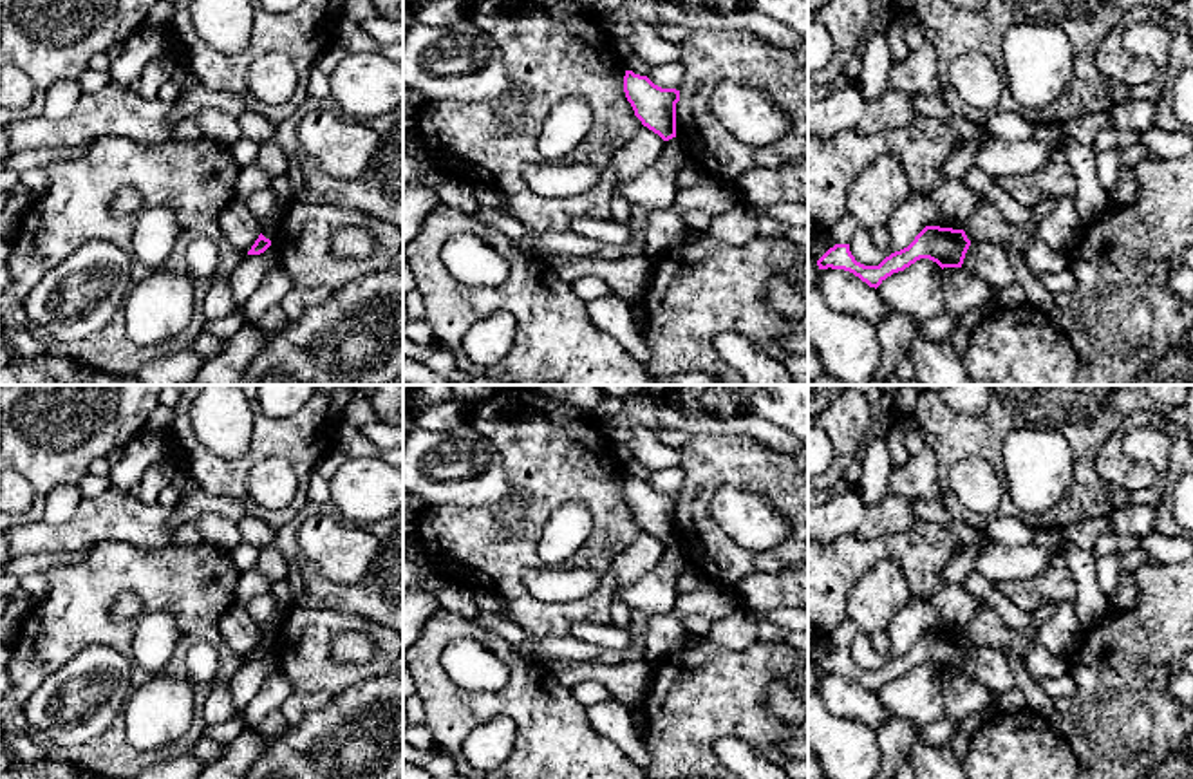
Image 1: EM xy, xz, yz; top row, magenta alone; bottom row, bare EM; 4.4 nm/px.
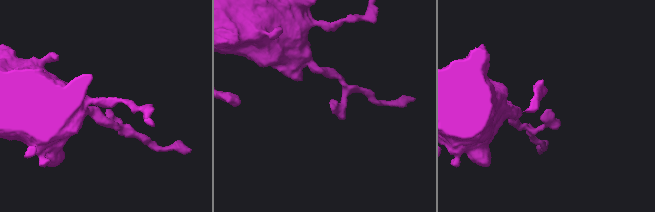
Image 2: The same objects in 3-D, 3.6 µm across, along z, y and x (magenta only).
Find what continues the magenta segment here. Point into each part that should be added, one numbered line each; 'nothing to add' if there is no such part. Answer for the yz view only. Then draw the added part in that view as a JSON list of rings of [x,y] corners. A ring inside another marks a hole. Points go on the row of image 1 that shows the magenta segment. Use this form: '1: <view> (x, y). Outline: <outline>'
nothing to add

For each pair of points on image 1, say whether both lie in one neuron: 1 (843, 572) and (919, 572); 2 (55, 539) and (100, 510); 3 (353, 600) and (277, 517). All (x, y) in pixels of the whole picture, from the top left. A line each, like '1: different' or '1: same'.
1: same
2: same
3: different

